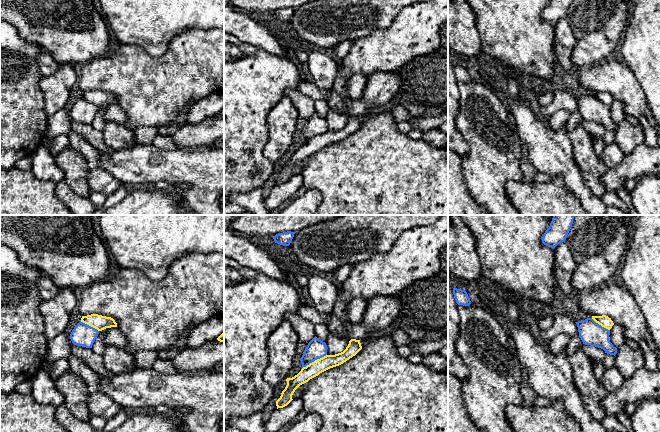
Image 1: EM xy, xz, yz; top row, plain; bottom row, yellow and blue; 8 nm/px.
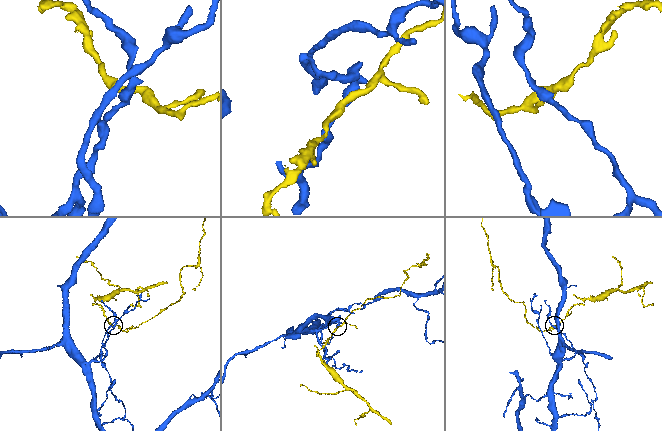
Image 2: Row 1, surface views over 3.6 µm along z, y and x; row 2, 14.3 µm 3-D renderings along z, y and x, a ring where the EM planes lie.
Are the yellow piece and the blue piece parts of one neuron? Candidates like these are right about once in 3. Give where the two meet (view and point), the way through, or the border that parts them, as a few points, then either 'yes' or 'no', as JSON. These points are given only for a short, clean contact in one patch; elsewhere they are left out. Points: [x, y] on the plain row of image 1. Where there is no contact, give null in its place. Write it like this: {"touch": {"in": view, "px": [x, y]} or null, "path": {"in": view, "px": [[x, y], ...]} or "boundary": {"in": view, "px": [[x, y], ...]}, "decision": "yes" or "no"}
{"touch": {"in": "xz", "px": [315, 136]}, "boundary": {"in": "xz", "px": [[326, 130], [302, 144]]}, "decision": "no"}

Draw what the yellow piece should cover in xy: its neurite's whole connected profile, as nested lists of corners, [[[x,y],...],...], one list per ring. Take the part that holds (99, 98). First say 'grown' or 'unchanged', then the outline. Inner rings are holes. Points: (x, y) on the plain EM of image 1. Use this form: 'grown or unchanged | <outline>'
unchanged | [[[98,90],[82,92],[81,98],[102,107],[106,104],[117,103],[117,99],[111,93],[106,93]]]

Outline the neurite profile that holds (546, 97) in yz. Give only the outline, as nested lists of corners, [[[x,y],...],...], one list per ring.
[[[547,86],[546,89],[538,97],[537,103],[540,108],[543,108],[553,101],[554,94],[553,90]]]

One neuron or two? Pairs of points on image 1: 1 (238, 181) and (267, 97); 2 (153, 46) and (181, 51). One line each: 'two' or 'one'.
1: one
2: two

